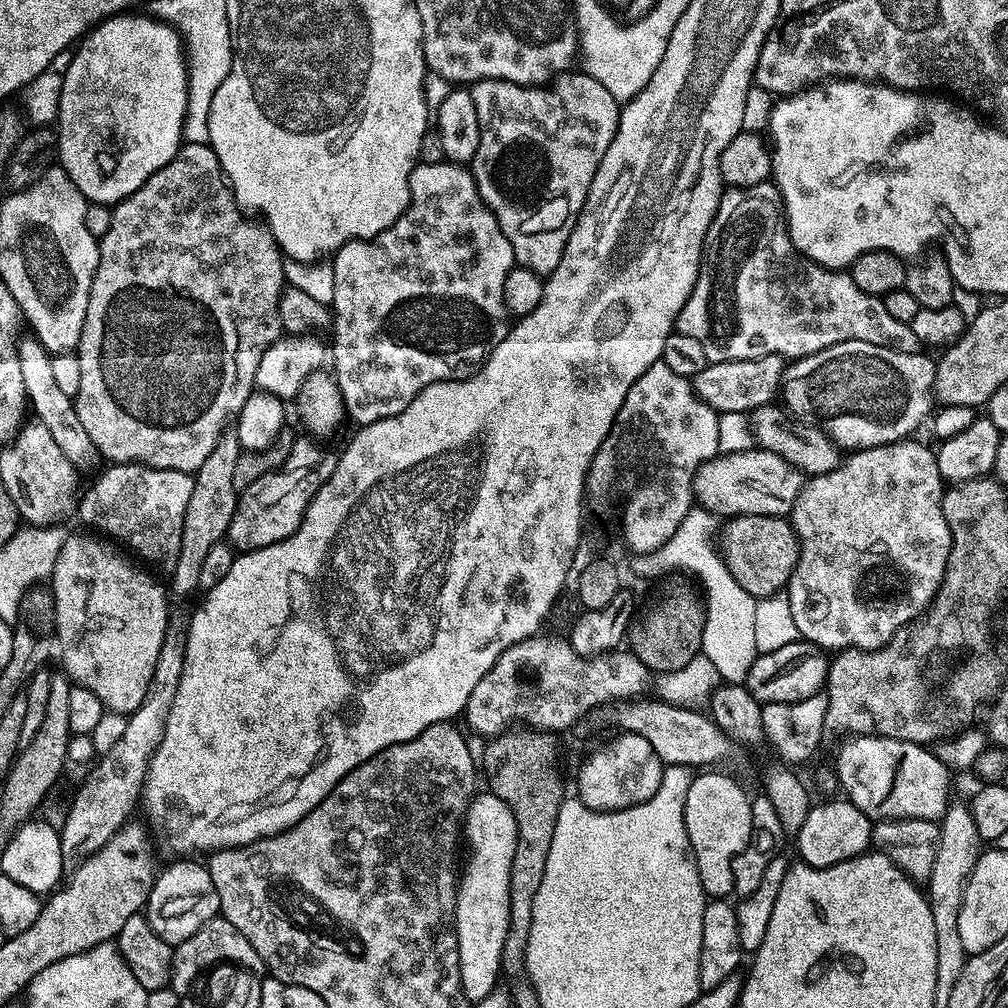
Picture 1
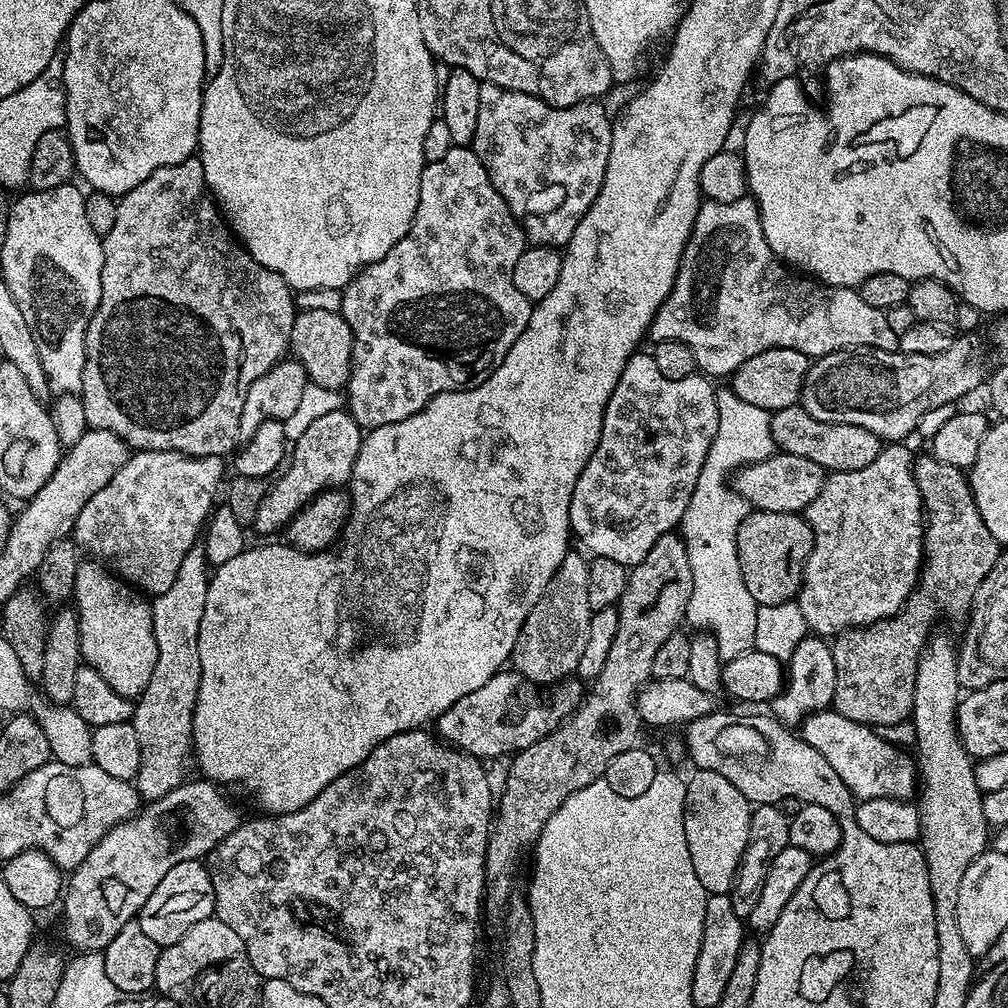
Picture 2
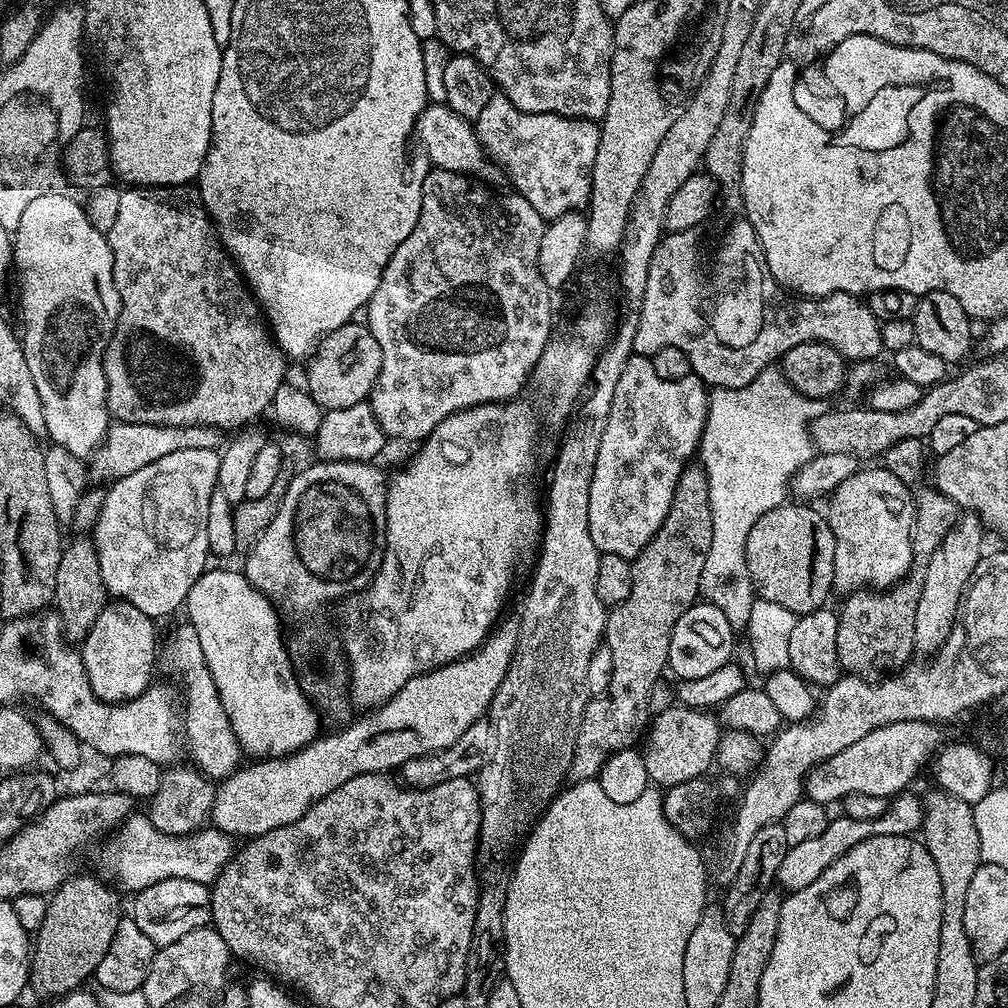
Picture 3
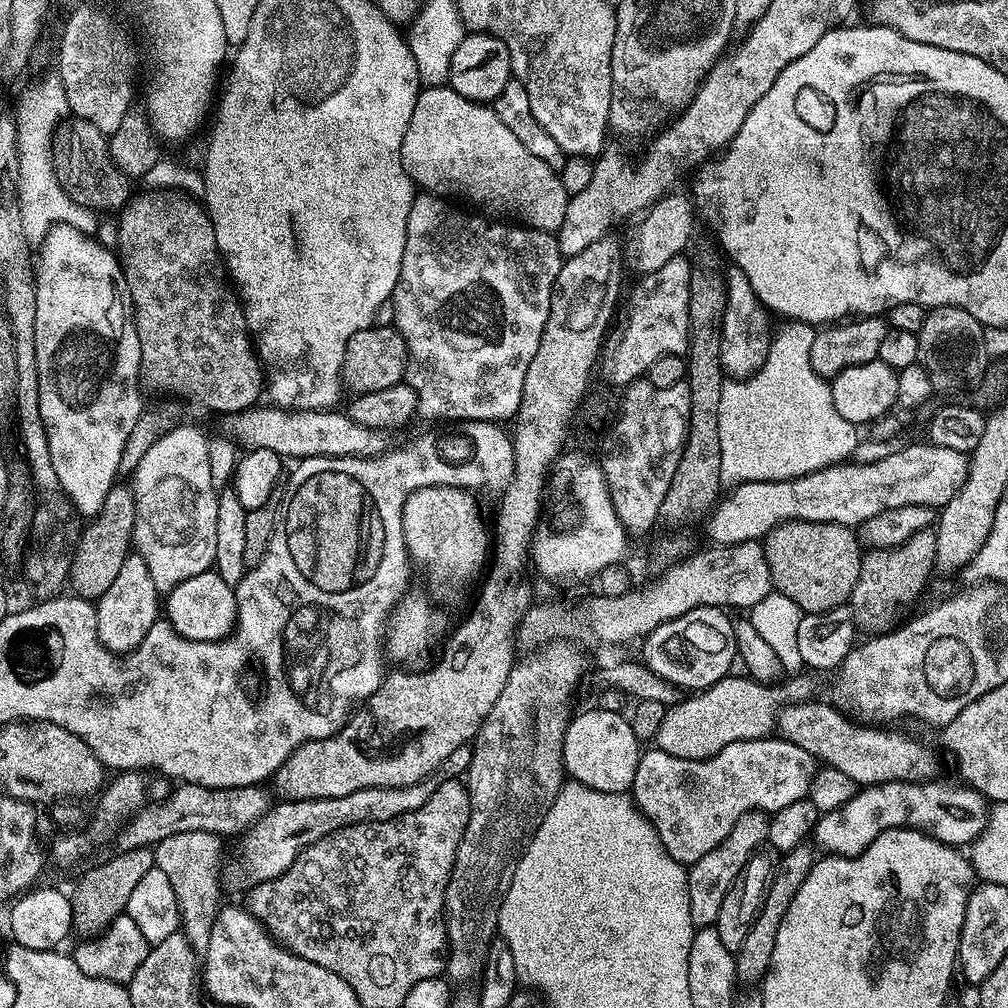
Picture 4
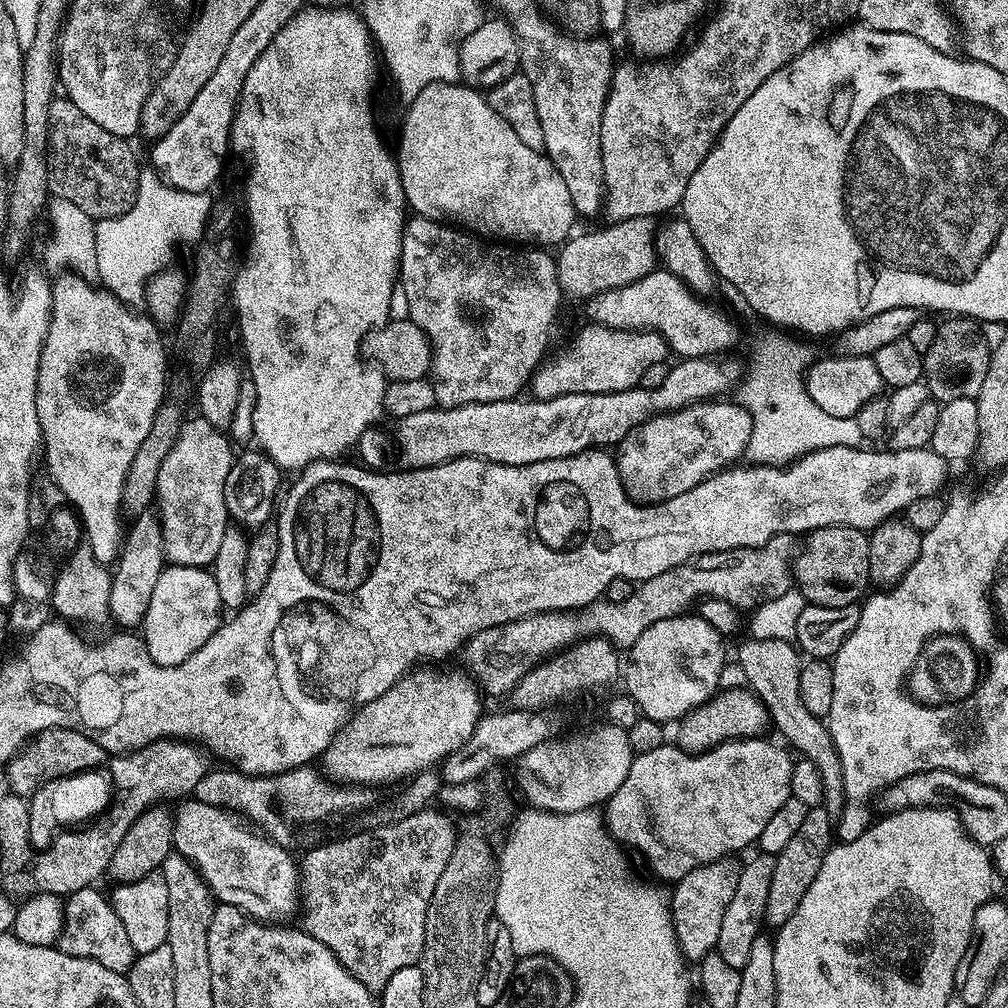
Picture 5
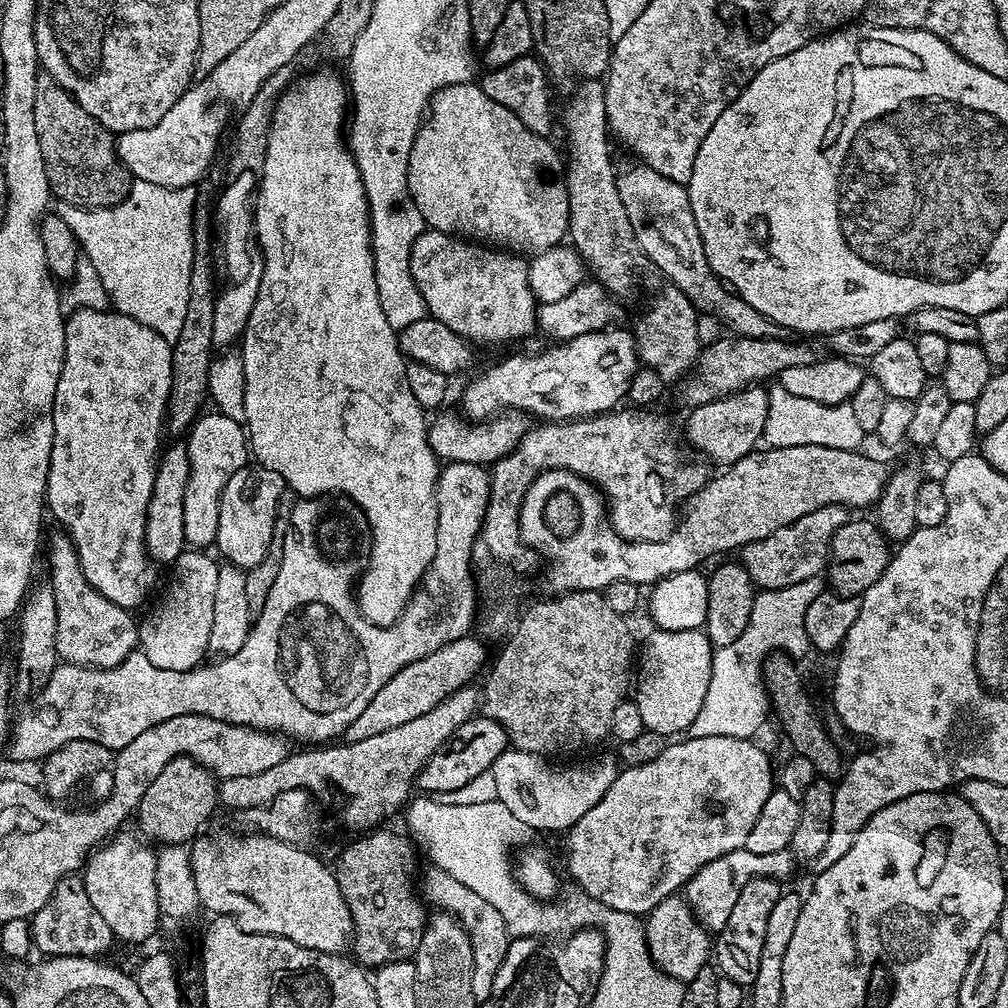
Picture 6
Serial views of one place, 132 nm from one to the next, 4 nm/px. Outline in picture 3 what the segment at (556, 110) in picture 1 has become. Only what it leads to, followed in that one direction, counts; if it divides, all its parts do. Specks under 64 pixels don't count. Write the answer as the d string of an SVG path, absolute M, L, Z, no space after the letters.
M494 94L490 98L490 102L486 102L482 114L478 114L474 127L476 137L480 139L480 147L491 159L493 156L504 167L505 172L512 179L511 187L519 192L522 198L526 198L526 202L530 202L530 206L534 206L534 210L538 210L538 214L544 217L545 221L557 220L559 216L567 212L587 209L588 202L592 199L592 171L594 170L594 158L598 158L598 142L600 141L600 125L597 121L573 120L571 116L558 116L549 112L523 112L518 110L518 106L514 106L514 102L510 102L510 98L506 98L502 94Z

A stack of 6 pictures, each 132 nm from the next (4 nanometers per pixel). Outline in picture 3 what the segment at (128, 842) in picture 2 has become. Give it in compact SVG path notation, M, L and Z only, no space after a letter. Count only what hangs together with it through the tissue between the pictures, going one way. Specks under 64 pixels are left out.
M501 619L480 647L458 660L450 660L447 664L433 667L433 672L421 671L412 676L406 682L406 686L402 686L402 690L398 690L385 704L365 711L361 715L364 717L354 721L349 728L344 728L333 736L321 735L291 756L269 756L248 762L252 764L245 763L219 781L210 817L211 823L233 838L261 836L278 826L286 826L292 821L297 821L302 814L306 814L306 810L310 810L314 802L330 794L330 790L342 786L342 782L358 778L358 774L391 773L392 768L403 769L408 760L416 760L420 756L429 756L432 752L441 752L443 748L448 748L471 724L483 719L491 709L494 694L498 686L502 686L502 678L506 678L506 670L514 658L519 637L519 619Z

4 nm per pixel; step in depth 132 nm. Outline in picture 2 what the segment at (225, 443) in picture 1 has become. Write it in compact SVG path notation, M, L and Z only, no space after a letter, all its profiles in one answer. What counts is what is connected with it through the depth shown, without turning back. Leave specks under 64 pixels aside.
M203 547L192 548L178 566L178 578L174 578L170 590L151 601L154 622L154 642L158 642L158 662L154 662L154 674L150 674L150 686L135 701L131 723L141 747L141 764L134 779L141 801L151 802L170 794L185 783L188 760L193 759L192 723L196 699L200 689L200 659L198 658L198 634L202 626L202 614L206 610L206 594L210 579L210 565Z

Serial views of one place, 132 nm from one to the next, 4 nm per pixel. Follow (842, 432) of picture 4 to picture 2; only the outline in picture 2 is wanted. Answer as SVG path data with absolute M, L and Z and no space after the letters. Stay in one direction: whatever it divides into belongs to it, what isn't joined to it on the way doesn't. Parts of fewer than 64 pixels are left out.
M721 387L716 393L718 406L718 430L702 474L698 474L698 486L690 498L690 506L682 521L682 539L688 548L688 561L694 586L687 603L685 621L696 630L709 632L717 642L720 659L724 662L751 651L755 645L756 618L759 605L754 602L746 582L742 581L738 563L738 526L748 517L750 505L736 493L730 483L734 473L746 464L757 464L777 451L772 437L772 417L762 406L742 402L731 387Z

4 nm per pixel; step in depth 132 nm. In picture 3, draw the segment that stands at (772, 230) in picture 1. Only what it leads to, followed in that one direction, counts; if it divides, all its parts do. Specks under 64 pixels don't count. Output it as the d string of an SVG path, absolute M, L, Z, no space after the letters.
M695 231L671 232L661 239L654 250L654 258L650 258L650 270L646 274L646 294L642 298L638 330L634 334L635 355L651 358L666 346L678 346L688 355L693 373L705 385L712 388L741 388L754 382L754 378L758 378L764 368L773 367L784 357L786 350L794 346L810 342L825 344L841 352L848 362L876 360L884 352L881 321L876 319L861 297L851 296L848 292L835 292L815 298L789 294L777 285L772 276L764 276L764 280L760 280L760 268L748 268L748 284L752 284L752 308L748 308L748 312L752 312L752 328L760 328L760 324L768 324L768 320L772 320L772 324L776 324L776 332L756 332L756 340L752 340L752 344L742 344L742 348L732 348L727 340L720 344L725 339L721 321L708 321L707 314L700 309L700 248L696 245L696 235Z

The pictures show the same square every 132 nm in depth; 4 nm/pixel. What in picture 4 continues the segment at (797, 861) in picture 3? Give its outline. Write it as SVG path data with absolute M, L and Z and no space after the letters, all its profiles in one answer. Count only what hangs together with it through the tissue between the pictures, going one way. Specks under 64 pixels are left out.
M895 780L861 787L846 806L838 806L821 815L814 833L815 847L824 851L821 853L833 856L857 856L868 849L878 834L895 828L913 828L943 844L971 845L988 821L989 801L971 786L940 783L915 784Z

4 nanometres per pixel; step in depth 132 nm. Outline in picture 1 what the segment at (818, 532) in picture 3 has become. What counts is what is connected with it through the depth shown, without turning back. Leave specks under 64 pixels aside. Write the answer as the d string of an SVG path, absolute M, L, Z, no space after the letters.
M734 516L725 524L728 525L725 528L723 525L718 532L718 551L730 574L738 580L738 585L757 598L775 596L787 589L788 580L796 565L796 555L800 552L796 531L792 529L791 523L783 516Z

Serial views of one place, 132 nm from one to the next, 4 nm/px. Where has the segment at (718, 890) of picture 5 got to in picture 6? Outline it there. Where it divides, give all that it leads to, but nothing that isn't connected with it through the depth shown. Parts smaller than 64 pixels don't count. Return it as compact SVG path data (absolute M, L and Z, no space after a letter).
M683 895L668 896L646 917L646 935L648 952L652 961L668 976L681 982L687 982L698 974L698 970L709 967L714 956L714 940L709 929L697 920L691 906Z

